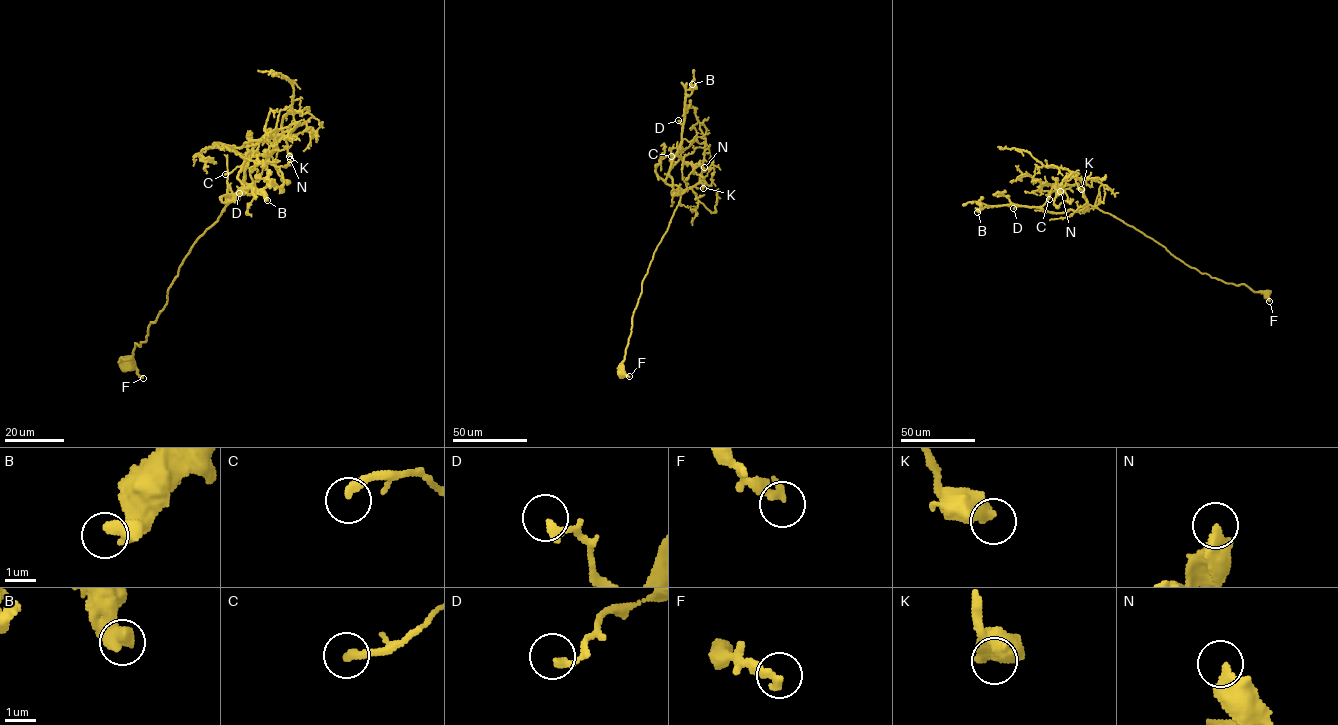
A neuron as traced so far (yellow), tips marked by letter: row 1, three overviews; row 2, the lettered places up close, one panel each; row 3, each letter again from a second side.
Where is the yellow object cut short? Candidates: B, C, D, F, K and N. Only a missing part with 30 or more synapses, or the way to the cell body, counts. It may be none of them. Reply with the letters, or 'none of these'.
none of these

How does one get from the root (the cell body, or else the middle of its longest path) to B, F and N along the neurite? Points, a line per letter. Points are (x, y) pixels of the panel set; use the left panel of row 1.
B: (129, 361), (191, 246), (244, 186), (221, 198), (236, 199), (250, 185), (267, 200)
F: (129, 361), (143, 378)
N: (129, 361), (191, 246), (244, 186), (221, 198), (244, 190), (245, 156), (283, 167), (290, 159)

